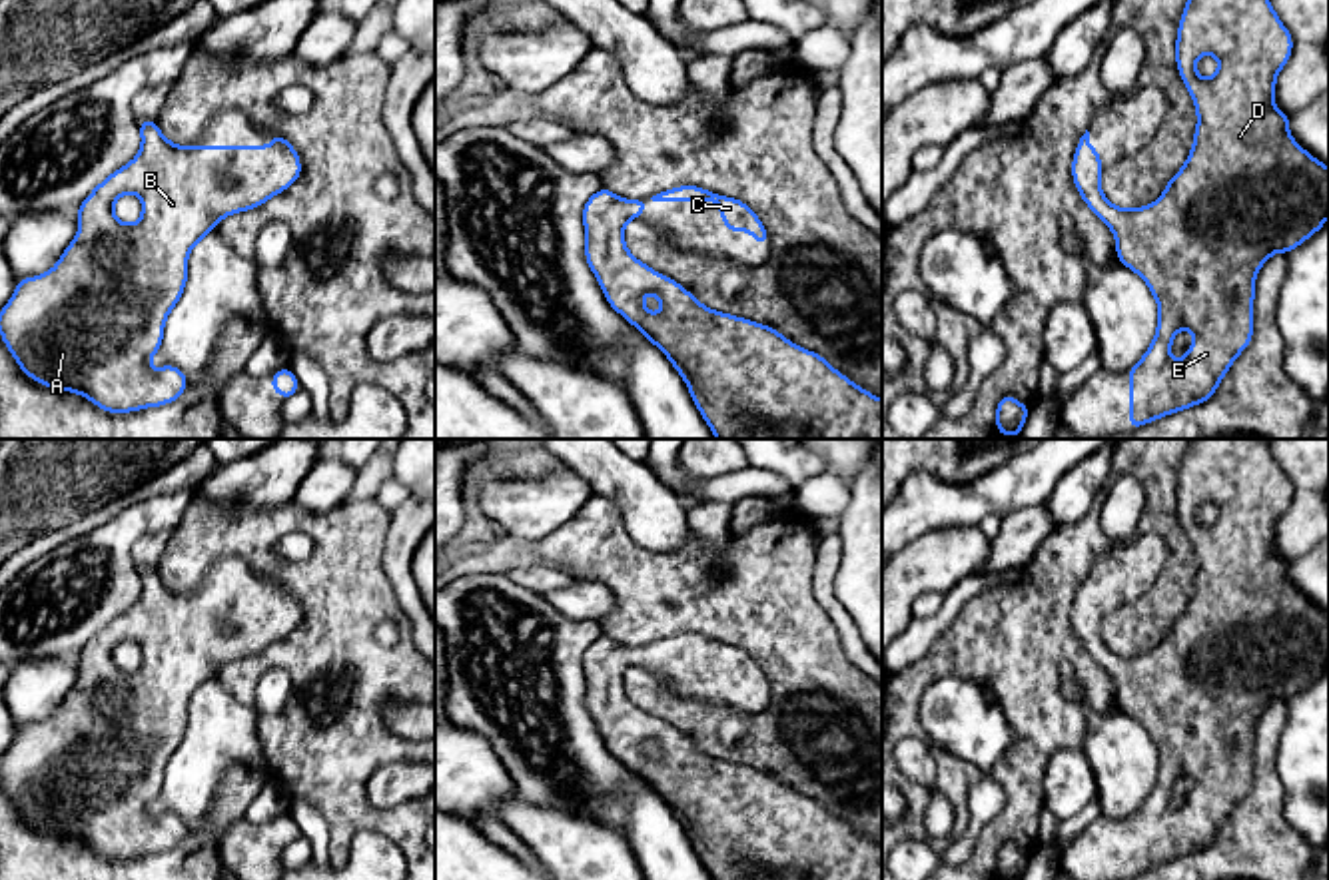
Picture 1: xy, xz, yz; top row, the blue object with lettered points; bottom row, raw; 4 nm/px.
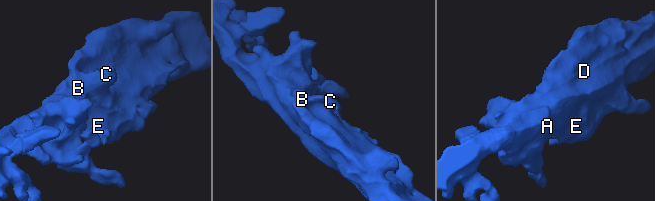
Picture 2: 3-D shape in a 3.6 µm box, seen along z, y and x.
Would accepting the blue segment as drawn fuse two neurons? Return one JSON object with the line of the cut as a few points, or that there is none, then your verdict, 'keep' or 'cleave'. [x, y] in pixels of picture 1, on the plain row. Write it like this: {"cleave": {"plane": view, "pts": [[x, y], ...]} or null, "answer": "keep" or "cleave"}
{"cleave": null, "answer": "keep"}

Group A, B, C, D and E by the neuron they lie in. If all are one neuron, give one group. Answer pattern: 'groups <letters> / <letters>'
groups A B C D E

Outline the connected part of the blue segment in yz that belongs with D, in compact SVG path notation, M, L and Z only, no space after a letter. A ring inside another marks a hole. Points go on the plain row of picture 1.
M1191 439L1185 455L1181 459L1177 487L1175 487L1175 513L1177 519L1195 551L1197 573L1193 579L1191 599L1179 619L1165 631L1163 641L1149 653L1123 657L1113 653L1102 639L1100 625L1102 625L1102 603L1096 595L1090 593L1090 579L1080 585L1074 607L1072 607L1072 625L1078 635L1078 641L1088 651L1088 655L1108 670L1115 684L1115 700L1117 708L1135 718L1149 734L1155 744L1159 764L1155 774L1155 784L1149 790L1143 804L1129 814L1129 878L1137 876L1145 870L1161 866L1165 862L1183 858L1187 854L1195 854L1205 850L1213 844L1217 832L1223 828L1225 820L1237 806L1241 798L1245 798L1253 786L1253 746L1255 746L1255 722L1263 714L1263 710L1277 698L1289 700L1299 694L1305 686L1317 680L1323 670L1329 666L1329 615L1315 607L1305 595L1301 595L1293 583L1289 581L1289 565L1273 551L1277 521L1289 509L1293 497L1291 479L1283 473L1277 459L1271 455L1267 439ZM1201 501L1213 501L1217 505L1217 519L1213 525L1201 525L1195 519L1195 511ZM1179 776L1189 776L1193 780L1193 790L1189 798L1179 806L1171 808L1171 790Z

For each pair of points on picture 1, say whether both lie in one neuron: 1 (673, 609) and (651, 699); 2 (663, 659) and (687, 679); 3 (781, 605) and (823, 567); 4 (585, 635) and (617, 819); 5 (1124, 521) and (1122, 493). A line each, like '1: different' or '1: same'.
1: same
2: same
3: different
4: same
5: same

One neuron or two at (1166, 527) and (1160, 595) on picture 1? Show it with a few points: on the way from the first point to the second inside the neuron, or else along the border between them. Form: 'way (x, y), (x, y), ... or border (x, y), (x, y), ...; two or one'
way (1176, 543), (1176, 579); one

